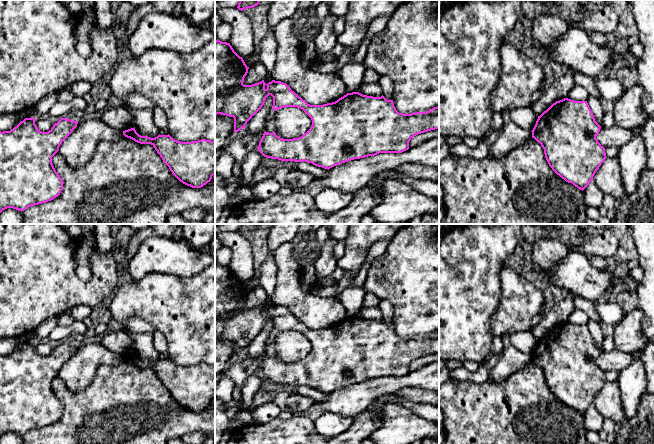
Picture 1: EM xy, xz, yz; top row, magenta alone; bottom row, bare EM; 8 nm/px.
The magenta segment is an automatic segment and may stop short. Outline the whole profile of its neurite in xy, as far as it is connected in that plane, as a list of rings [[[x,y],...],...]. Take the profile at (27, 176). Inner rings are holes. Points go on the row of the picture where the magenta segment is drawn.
[[[25,118],[10,131],[0,131],[0,213],[7,208],[22,212],[28,207],[46,203],[60,195],[64,183],[52,164],[52,157],[77,124],[78,121],[61,118],[48,132],[42,132],[37,128],[35,118]]]

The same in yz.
[[[564,98],[538,116],[531,132],[532,138],[544,149],[545,158],[552,170],[583,191],[607,158],[605,148],[596,139],[600,129],[601,126],[595,121],[587,101]]]

